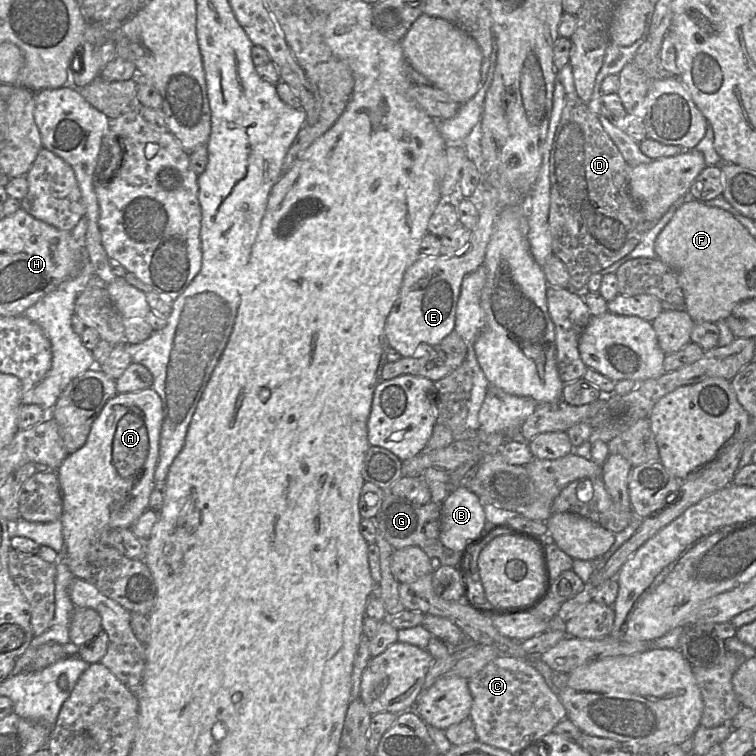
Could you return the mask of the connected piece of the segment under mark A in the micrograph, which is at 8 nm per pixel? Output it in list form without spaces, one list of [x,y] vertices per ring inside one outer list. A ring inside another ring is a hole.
[[[153,388],[117,393],[106,402],[93,421],[85,444],[68,454],[57,469],[62,496],[60,520],[66,556],[76,560],[85,559],[95,545],[108,545],[106,540],[111,530],[131,528],[149,508],[150,495],[156,483],[154,474],[159,459],[162,421],[162,401]]]

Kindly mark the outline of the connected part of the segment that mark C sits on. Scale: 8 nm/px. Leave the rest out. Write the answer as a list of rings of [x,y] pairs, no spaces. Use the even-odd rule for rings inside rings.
[[[500,655],[488,663],[477,675],[468,680],[473,703],[470,717],[474,723],[477,740],[513,755],[553,732],[556,725],[567,717],[567,710],[558,692],[549,687],[543,676],[532,666],[507,655]]]

